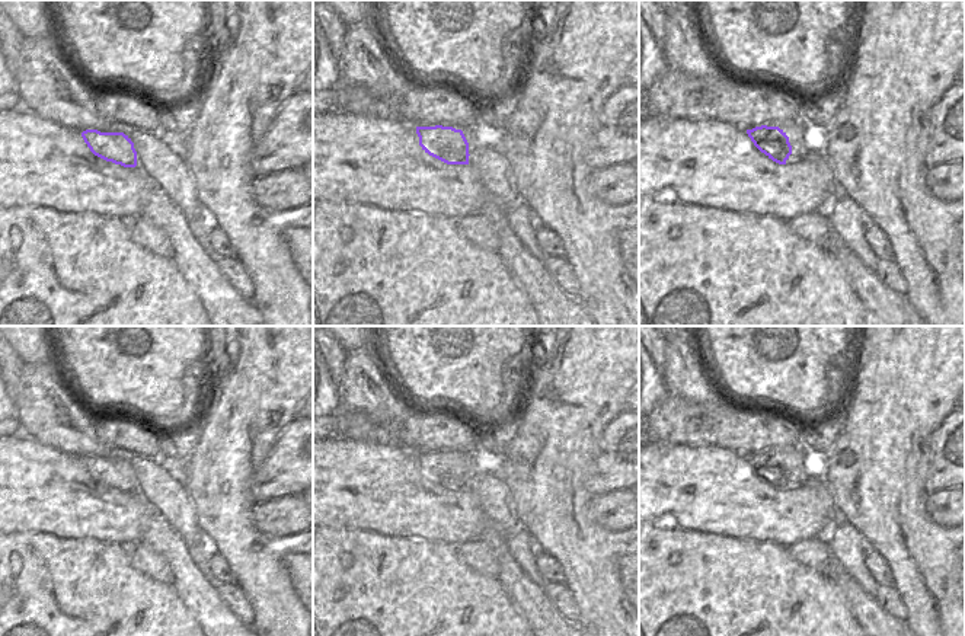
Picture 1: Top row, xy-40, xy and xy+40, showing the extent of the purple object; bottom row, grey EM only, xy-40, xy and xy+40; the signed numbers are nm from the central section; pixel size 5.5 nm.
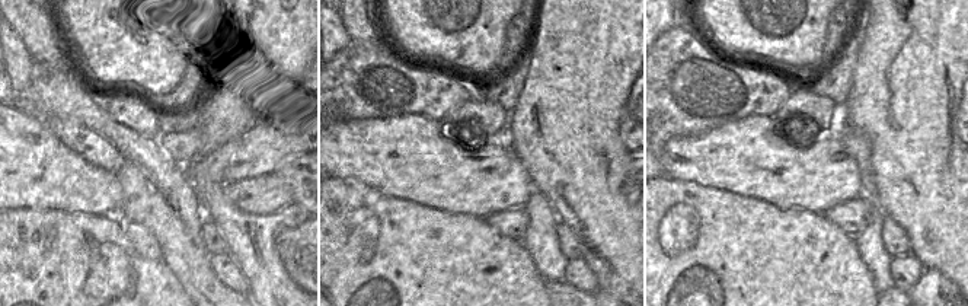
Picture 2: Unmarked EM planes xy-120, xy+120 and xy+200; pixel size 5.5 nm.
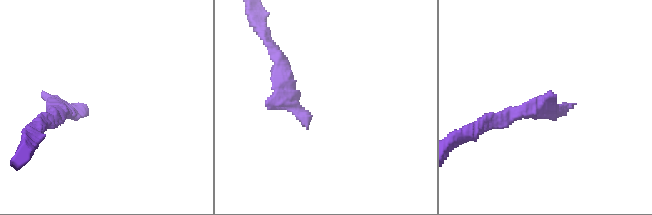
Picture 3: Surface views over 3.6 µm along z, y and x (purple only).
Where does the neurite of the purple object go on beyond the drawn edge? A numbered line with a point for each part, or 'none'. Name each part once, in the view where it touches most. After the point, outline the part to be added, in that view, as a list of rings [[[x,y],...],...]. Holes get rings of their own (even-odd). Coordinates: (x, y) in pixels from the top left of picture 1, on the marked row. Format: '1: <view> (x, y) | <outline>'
1: xy+40 (793, 130) | [[[801,118],[793,121],[770,121],[767,127],[779,127],[787,137],[792,146],[792,154],[786,160],[786,164],[793,164],[808,157],[808,150],[803,146],[803,122]]]

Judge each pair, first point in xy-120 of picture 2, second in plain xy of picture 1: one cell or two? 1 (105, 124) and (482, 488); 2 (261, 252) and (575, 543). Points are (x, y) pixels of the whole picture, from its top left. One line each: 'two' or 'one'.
1: one
2: one

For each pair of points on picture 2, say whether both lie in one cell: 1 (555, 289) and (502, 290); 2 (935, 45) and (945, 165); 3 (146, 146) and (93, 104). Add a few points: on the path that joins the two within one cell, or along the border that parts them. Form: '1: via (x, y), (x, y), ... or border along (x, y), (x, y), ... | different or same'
1: border along (546, 281), (548, 290) | different
2: via (935, 75), (935, 136) | same
3: via (131, 144), (102, 118) | same

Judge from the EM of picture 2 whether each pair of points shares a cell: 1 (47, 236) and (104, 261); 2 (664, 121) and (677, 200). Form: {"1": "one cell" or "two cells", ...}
{"1": "one cell", "2": "two cells"}

